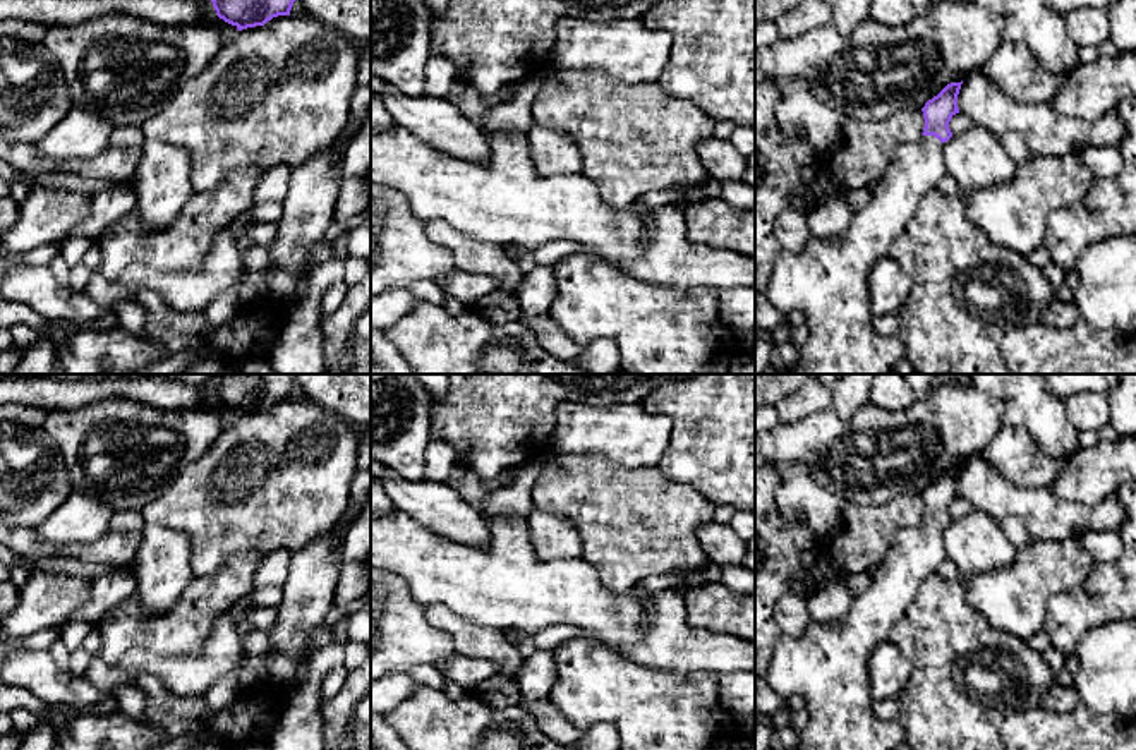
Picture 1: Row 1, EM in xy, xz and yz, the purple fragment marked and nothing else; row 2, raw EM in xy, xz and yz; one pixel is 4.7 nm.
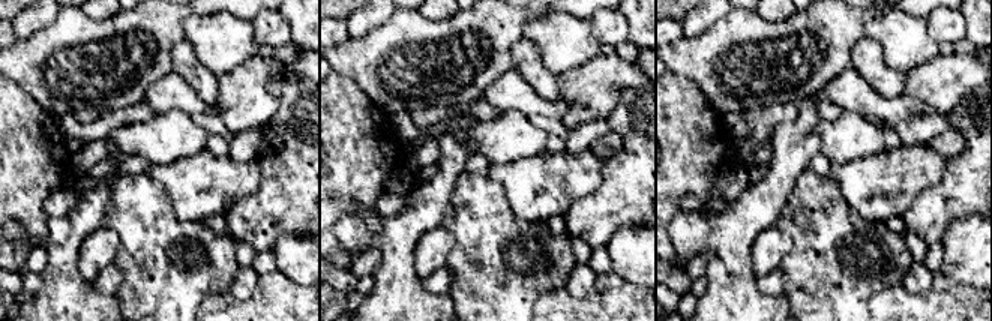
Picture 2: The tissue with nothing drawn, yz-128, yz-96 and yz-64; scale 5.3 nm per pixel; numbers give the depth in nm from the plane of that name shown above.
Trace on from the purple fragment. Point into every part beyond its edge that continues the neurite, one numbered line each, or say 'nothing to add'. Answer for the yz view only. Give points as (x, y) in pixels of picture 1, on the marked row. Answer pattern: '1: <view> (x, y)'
1: yz (827, 282)

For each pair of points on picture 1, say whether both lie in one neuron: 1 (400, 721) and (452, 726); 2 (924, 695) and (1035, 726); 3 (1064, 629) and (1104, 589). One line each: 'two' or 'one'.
1: one
2: two
3: one

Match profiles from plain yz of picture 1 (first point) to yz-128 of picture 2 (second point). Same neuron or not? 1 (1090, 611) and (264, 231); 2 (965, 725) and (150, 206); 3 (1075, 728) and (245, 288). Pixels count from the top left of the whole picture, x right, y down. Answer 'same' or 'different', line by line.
1: same
2: same
3: different

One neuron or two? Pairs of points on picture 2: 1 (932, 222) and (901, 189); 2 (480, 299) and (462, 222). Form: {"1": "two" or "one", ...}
{"1": "two", "2": "one"}

